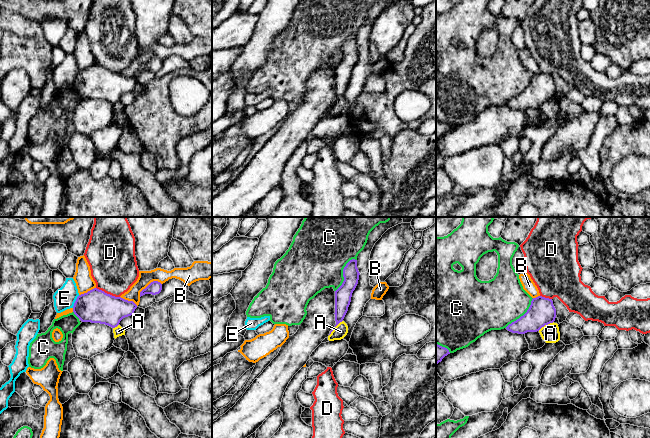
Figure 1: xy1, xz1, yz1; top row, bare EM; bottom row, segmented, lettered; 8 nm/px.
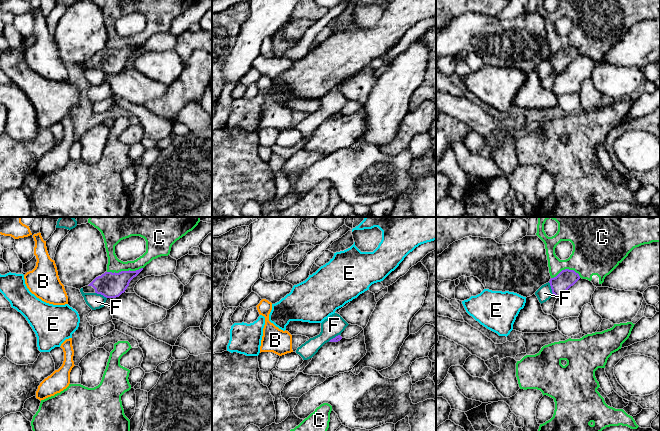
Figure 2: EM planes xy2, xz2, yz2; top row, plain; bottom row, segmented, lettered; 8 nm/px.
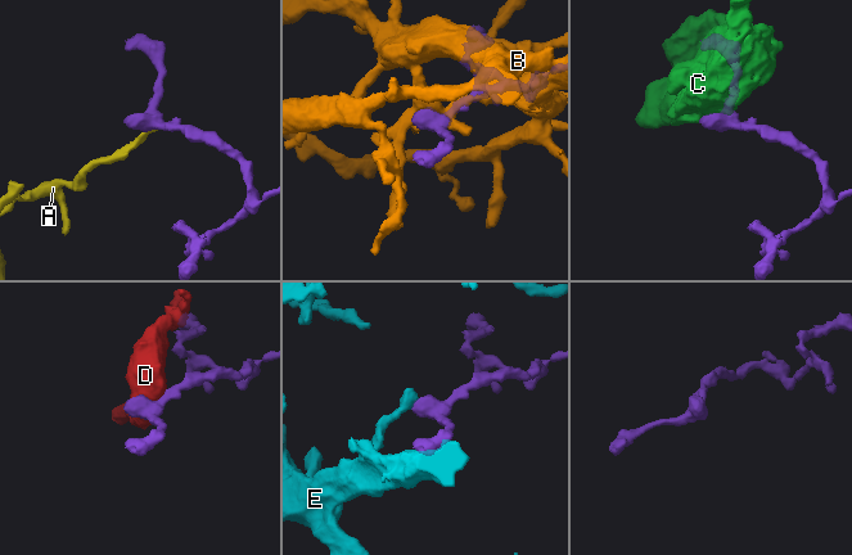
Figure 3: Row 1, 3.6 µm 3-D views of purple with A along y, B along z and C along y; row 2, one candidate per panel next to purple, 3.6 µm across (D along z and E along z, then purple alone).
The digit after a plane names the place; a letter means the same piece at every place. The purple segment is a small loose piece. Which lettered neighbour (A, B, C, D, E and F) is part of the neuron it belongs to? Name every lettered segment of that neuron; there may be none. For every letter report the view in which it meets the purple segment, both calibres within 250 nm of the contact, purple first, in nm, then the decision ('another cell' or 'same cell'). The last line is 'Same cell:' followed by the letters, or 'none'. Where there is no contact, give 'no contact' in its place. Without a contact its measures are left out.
A: xz1 | 130/110 nm | another cell
B: xy1 | 110/110 nm | another cell
C: xz1 | 140/480 nm | another cell
D: xy1 | 260/380 nm | another cell
E: xy1 | 260/180 nm | another cell
F: xy2 | 200/130 nm | another cell
Same cell: none

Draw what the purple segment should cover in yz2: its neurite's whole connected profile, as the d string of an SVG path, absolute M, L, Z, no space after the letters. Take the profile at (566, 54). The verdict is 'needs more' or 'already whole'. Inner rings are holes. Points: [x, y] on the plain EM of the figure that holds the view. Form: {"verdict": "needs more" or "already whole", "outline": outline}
{"verdict": "already whole", "outline": "M562 46L556 53L551 54L549 57L552 69L556 73L562 72L579 55L579 50L576 49L574 46Z"}

